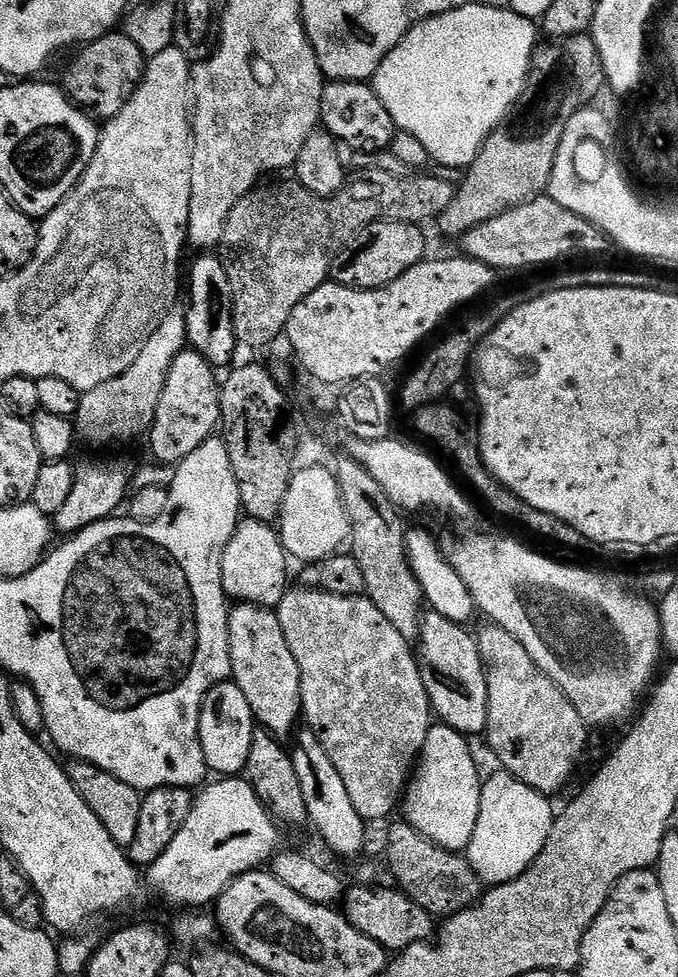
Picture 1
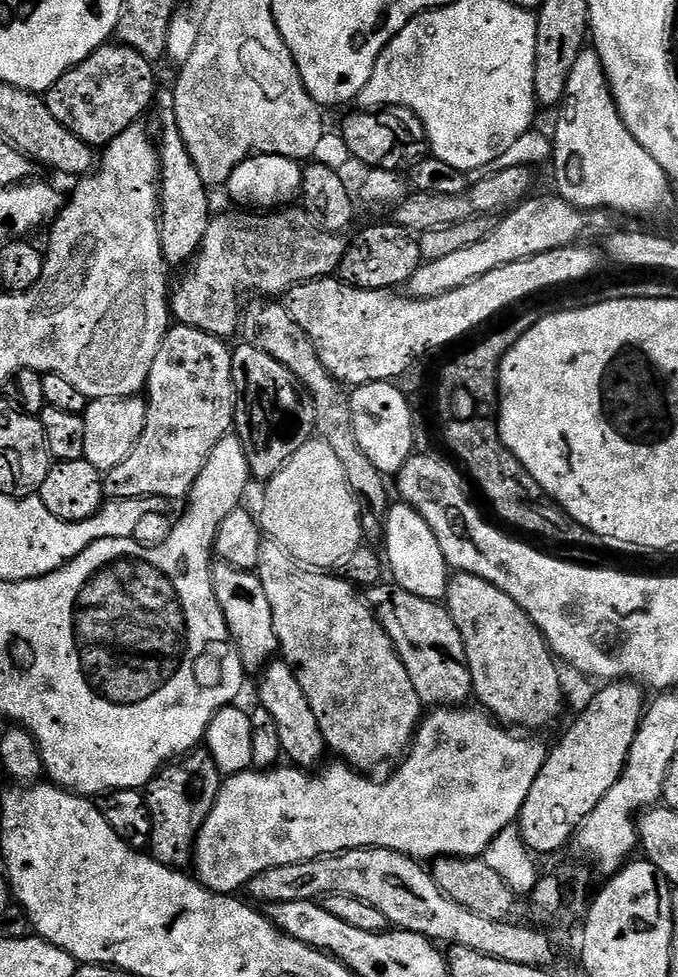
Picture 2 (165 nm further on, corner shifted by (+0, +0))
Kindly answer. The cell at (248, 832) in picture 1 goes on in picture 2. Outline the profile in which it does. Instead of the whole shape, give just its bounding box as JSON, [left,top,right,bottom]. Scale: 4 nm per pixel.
[194,706,550,894]

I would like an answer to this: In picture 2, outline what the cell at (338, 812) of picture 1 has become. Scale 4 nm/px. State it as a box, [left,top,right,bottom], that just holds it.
[259,658,326,770]

